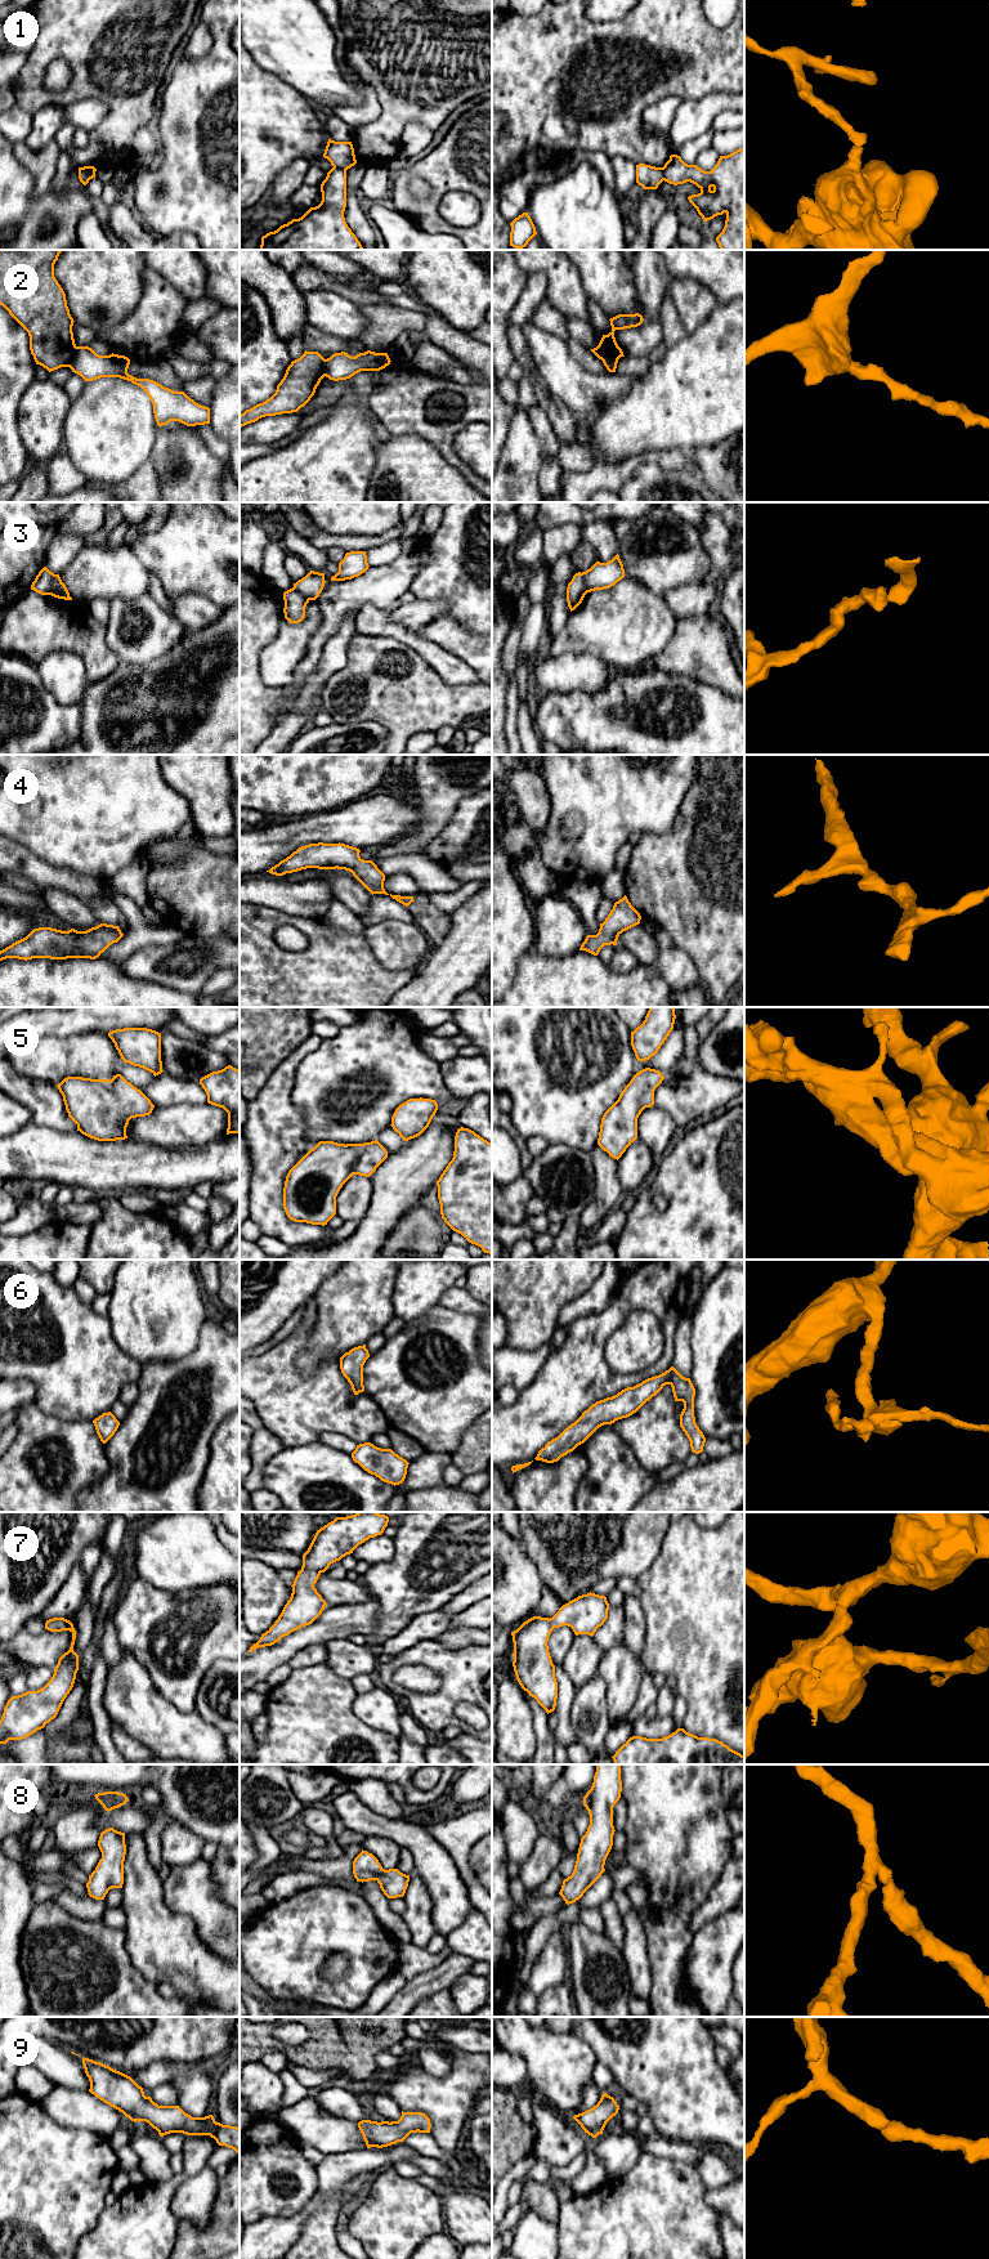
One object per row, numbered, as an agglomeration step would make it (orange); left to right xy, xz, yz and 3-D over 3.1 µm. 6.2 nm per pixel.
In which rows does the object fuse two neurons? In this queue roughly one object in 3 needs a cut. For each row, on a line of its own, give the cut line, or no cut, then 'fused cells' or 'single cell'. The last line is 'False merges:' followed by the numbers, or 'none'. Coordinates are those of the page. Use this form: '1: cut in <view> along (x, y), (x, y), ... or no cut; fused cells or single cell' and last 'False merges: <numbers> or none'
1: cut in xz along (334, 166), (345, 170); fused cells
2: cut in xy along (77, 347), (67, 366); fused cells
3: cut in xy along (56, 575), (48, 594); fused cells
4: no cut; single cell
5: no cut; single cell
6: no cut; single cell
7: no cut; single cell
8: no cut; single cell
9: no cut; single cell
False merges: 1, 2, 3

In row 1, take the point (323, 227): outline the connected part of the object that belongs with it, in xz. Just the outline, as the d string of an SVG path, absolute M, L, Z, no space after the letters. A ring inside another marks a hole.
M332 167L321 192L318 206L263 236L259 250L364 250L344 218L346 170Z

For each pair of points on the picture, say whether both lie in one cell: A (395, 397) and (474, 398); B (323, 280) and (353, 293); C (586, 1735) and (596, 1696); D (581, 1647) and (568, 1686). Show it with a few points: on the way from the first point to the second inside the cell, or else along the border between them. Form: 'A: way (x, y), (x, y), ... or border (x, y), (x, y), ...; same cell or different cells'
A: way (415, 388), (421, 385), (455, 387); same cell
B: way (331, 283), (345, 290); same cell
C: way (587, 1726), (590, 1705); same cell
D: border (560, 1664), (576, 1689); different cells

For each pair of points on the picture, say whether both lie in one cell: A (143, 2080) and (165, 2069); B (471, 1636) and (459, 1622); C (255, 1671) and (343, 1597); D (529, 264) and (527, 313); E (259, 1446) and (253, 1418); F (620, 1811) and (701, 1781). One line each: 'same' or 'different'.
A: same
B: different
C: different
D: different
E: different
F: different

